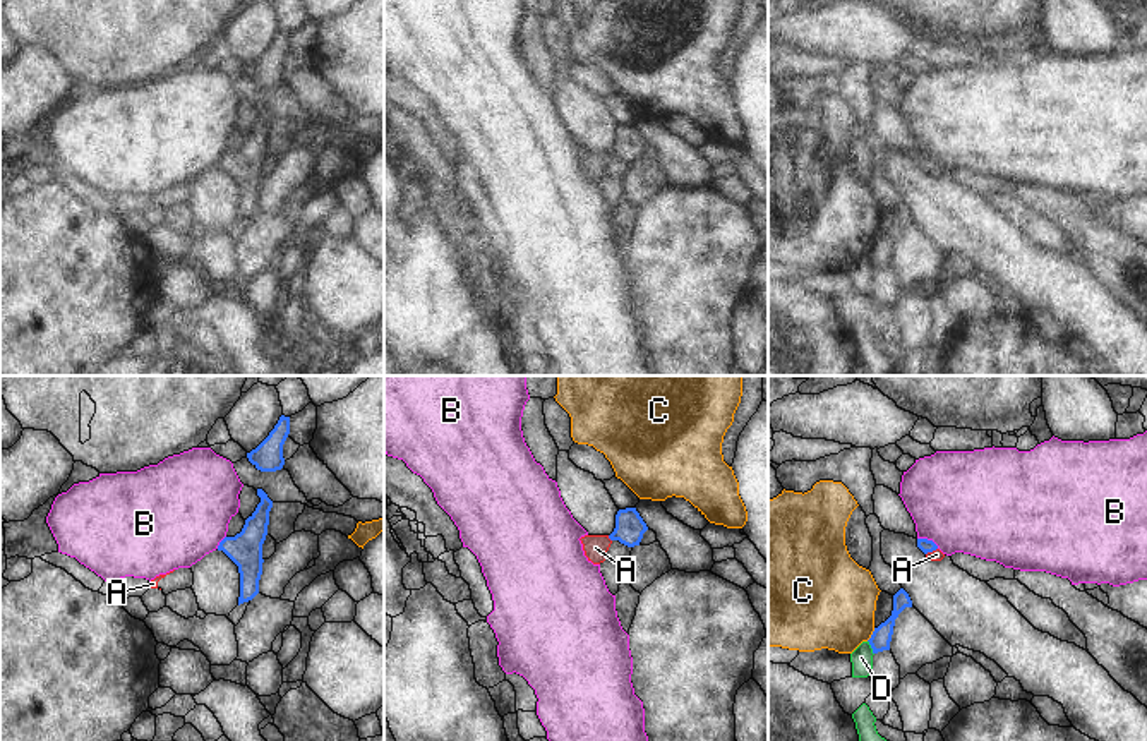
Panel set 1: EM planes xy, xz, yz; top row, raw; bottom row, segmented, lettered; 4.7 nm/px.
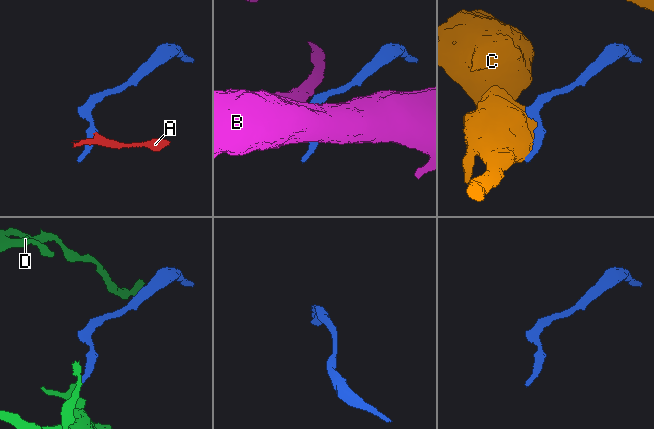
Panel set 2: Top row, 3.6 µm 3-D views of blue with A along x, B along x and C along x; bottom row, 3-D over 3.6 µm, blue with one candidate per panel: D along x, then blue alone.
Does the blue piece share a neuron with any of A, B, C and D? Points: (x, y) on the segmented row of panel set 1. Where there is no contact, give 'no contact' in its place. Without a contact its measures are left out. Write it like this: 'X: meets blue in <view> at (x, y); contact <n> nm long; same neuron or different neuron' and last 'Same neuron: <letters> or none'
A: meets blue in xz at (609, 537); contact 40 nm long; same neuron
B: meets blue in yz at (926, 539); contact 120 nm long; different neuron
C: meets blue in yz at (871, 635); contact 80 nm long; different neuron
D: meets blue in yz at (871, 647); contact 80 nm long; different neuron
Same neuron: A

